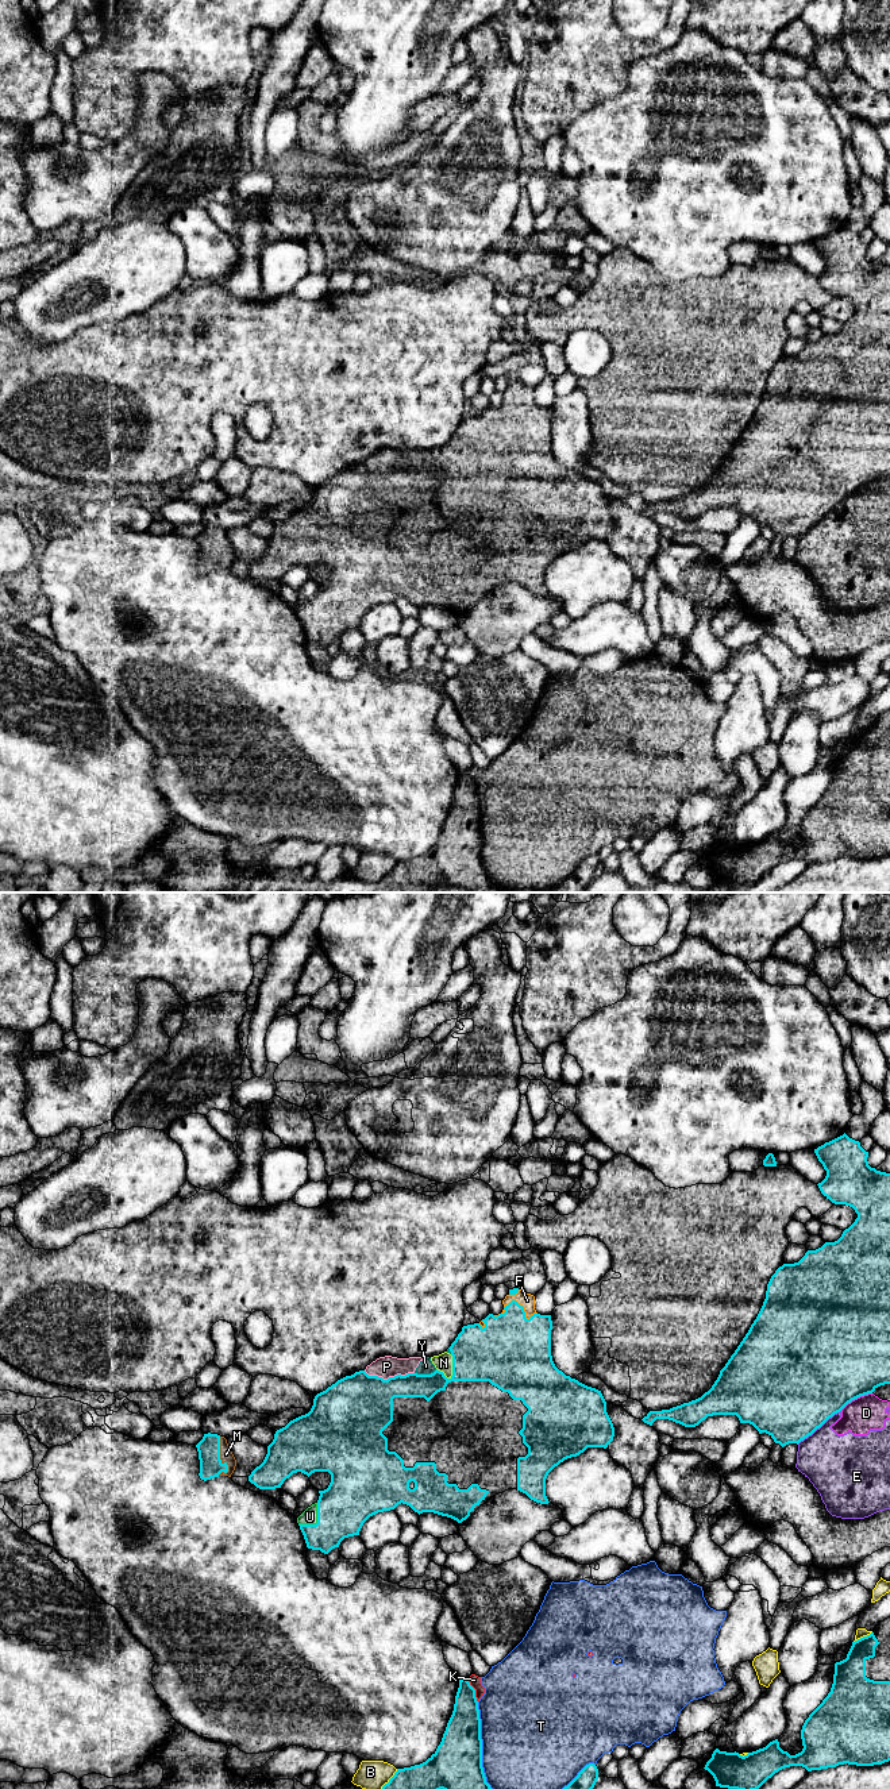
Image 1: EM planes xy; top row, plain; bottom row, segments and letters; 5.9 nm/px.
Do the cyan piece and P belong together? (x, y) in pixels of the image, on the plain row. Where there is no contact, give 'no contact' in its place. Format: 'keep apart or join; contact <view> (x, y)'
join; contact xy (389, 470)

